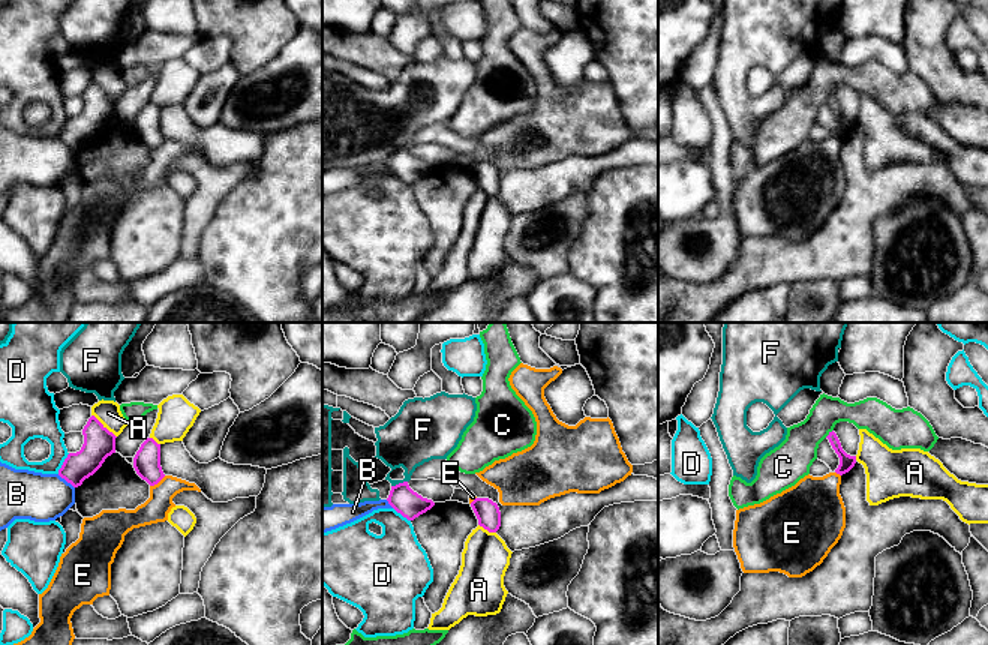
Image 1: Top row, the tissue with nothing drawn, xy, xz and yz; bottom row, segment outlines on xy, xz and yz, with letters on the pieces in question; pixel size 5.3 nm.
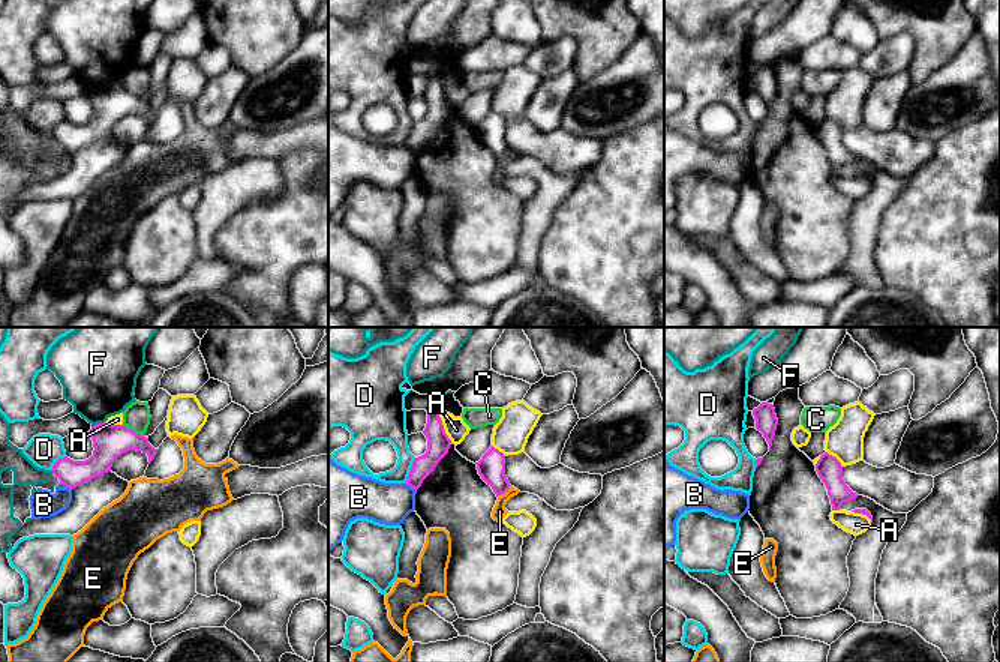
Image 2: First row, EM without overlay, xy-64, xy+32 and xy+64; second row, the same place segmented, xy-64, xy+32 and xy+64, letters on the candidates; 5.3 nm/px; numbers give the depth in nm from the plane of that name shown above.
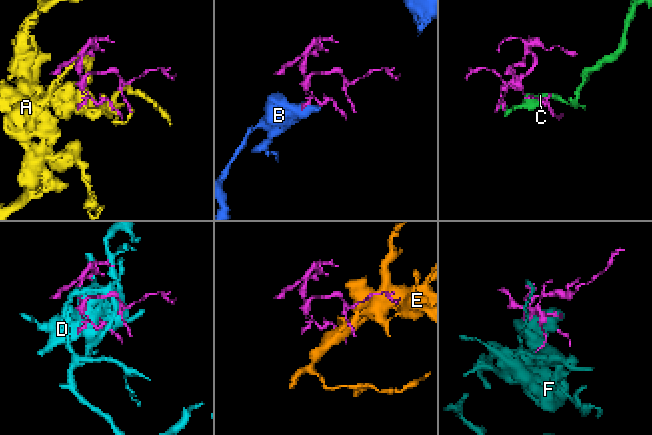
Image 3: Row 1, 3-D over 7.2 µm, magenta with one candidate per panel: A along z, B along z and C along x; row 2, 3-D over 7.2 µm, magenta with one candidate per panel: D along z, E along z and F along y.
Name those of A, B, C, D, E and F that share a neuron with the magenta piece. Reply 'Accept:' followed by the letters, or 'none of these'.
Accept: none of these

